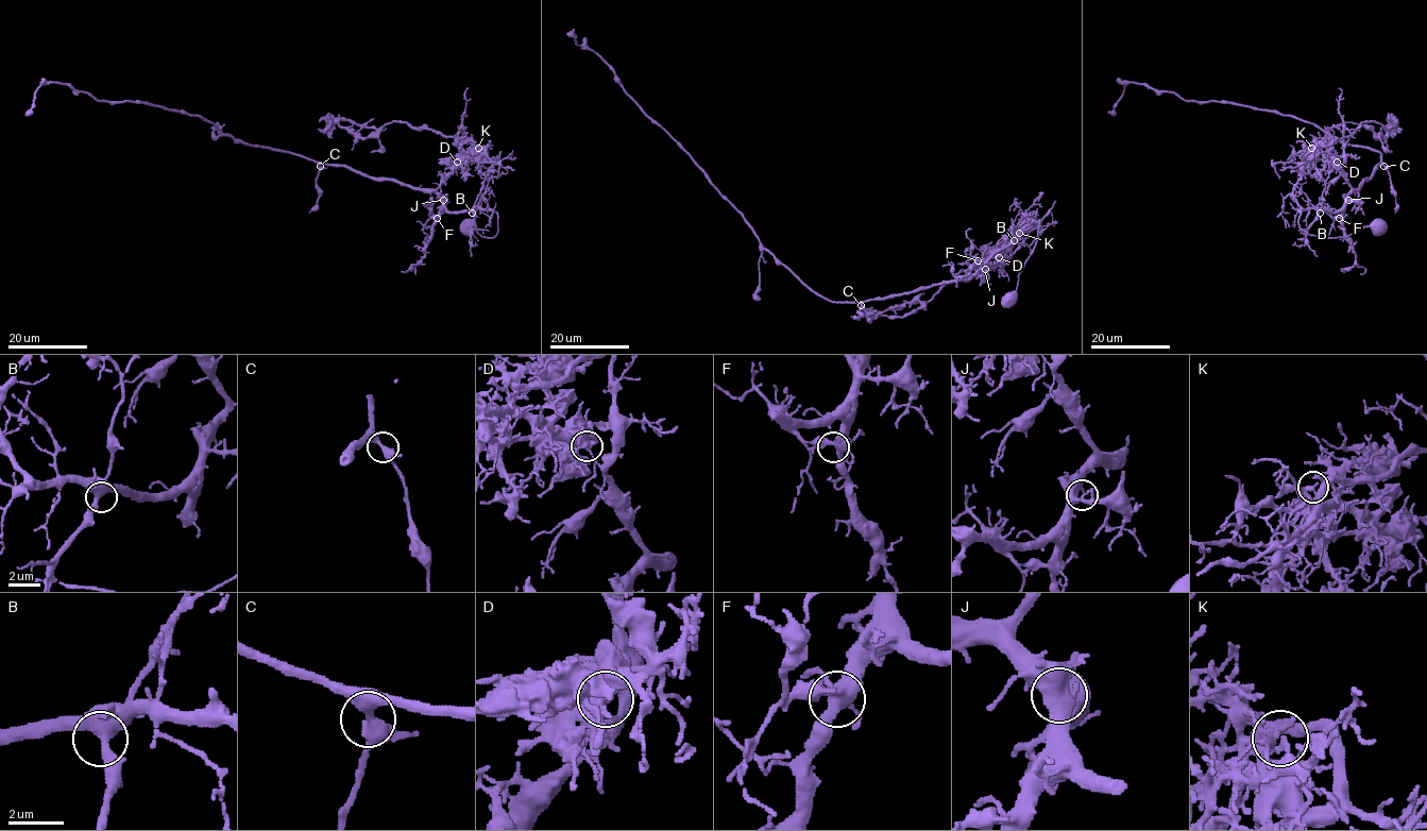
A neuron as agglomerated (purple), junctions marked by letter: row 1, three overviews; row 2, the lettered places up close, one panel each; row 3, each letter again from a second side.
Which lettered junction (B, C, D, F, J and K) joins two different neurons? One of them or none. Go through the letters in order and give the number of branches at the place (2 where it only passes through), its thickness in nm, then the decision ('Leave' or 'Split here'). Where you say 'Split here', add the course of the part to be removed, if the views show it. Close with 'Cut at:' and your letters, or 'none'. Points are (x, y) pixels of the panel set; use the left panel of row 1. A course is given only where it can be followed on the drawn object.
B: Branches: 3. Thickness 440 nm. Leave
C: Branches: 3. Thickness 400 nm. Leave
D: Branches: 3. Thickness 440 nm. Split here. Course of the part to remove: (457, 162), (486, 151), (405, 123), (338, 122), (376, 137), (380, 148), (371, 152)
F: Branches: 5. Thickness 440 nm. Leave
J: Branches: 3. Thickness 280 nm. Leave
K: Branches: 3. Thickness 140 nm. Leave
Cut at: D

